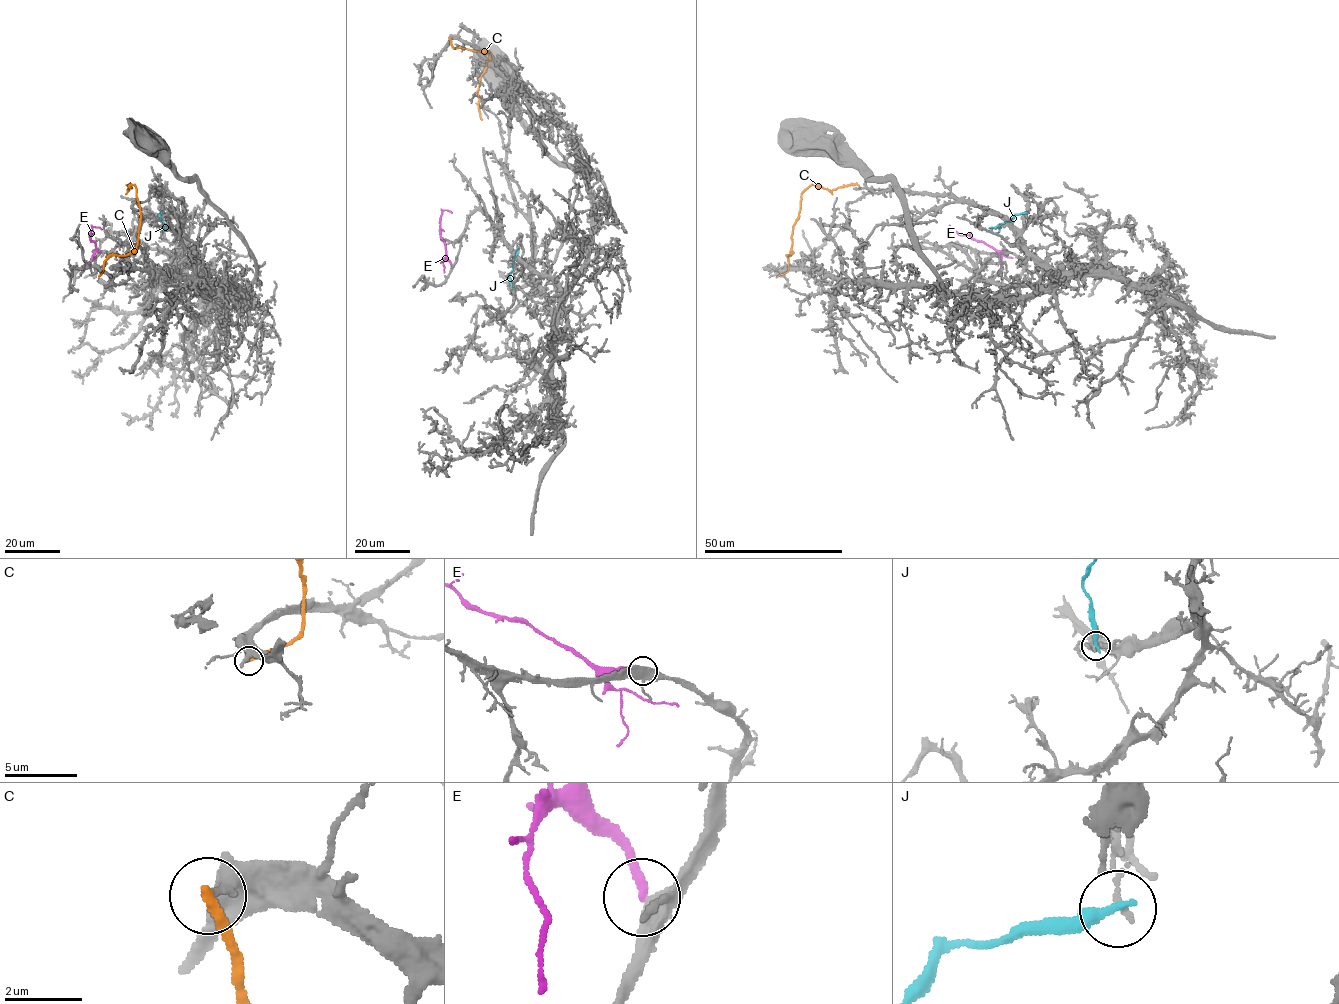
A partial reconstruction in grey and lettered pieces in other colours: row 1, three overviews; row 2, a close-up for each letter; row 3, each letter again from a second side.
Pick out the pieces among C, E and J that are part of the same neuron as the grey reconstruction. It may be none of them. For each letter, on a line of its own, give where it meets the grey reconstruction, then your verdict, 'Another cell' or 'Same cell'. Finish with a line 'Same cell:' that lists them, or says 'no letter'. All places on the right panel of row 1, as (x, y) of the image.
C: Touches grey at (777, 276). Another cell
E: Touches grey at (1005, 251). Another cell
J: Touches grey at (1028, 212). Another cell
Same cell: no letter

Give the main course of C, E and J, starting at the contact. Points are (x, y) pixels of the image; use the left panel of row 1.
C: (99, 276), (110, 256), (135, 250), (140, 213), (136, 187), (127, 191), (130, 184), (131, 188)
E: (101, 251), (97, 250), (90, 235), (92, 226), (102, 229)
J: (161, 212), (159, 217), (169, 228)

